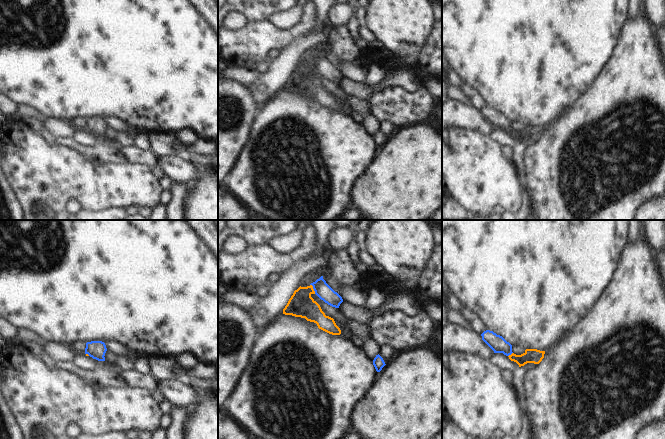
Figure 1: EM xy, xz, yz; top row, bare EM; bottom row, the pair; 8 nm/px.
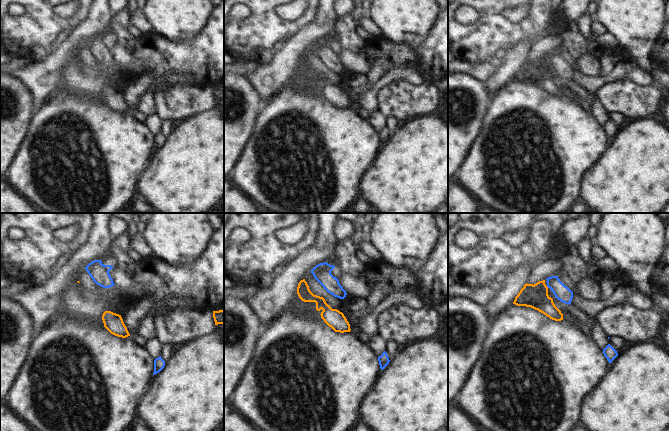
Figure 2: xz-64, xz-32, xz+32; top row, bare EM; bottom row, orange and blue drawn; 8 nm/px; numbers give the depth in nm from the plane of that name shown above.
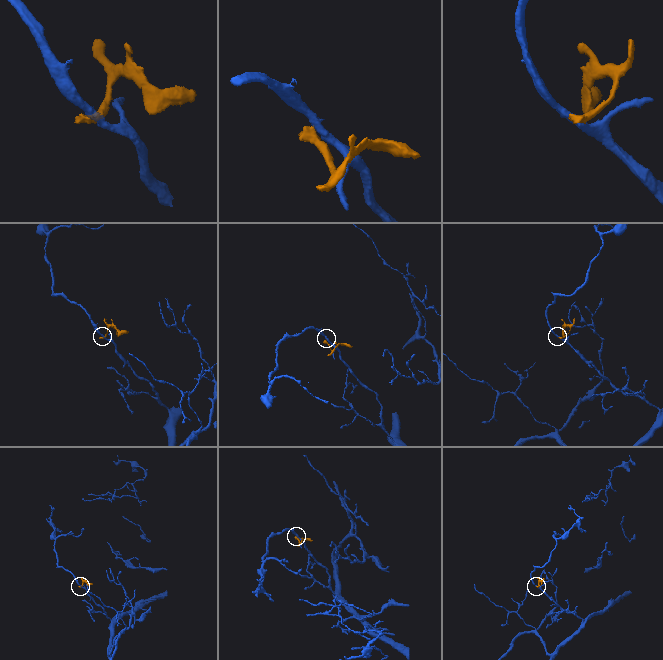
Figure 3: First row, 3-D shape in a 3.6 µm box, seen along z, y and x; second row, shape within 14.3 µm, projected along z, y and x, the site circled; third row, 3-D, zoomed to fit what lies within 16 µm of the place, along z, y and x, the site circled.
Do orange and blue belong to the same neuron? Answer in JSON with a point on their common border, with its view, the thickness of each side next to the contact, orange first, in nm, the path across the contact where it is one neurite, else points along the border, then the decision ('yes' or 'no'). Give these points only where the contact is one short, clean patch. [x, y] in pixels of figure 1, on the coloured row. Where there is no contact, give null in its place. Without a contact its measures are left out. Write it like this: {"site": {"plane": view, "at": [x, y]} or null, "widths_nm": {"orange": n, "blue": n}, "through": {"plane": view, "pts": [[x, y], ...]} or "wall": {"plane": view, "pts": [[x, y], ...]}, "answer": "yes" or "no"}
{"site": {"plane": "xz", "at": [313, 289]}, "widths_nm": {"orange": 200, "blue": 120}, "wall": {"plane": "xz", "pts": [[310, 284], [315, 293]]}, "answer": "no"}

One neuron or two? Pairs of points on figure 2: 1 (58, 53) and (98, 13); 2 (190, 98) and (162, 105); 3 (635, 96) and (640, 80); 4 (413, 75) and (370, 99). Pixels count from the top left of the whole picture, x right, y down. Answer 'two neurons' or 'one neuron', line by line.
1: one neuron
2: one neuron
3: two neurons
4: one neuron

